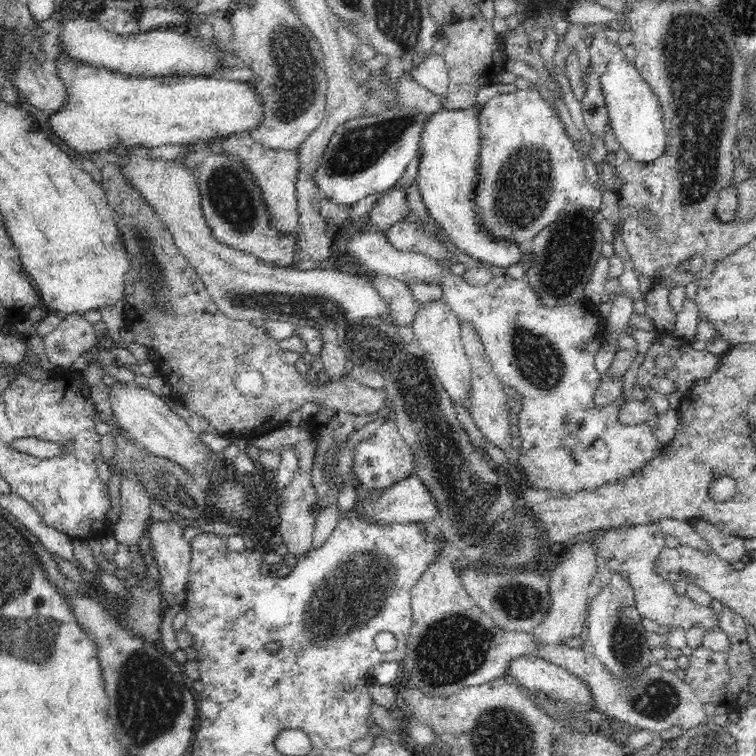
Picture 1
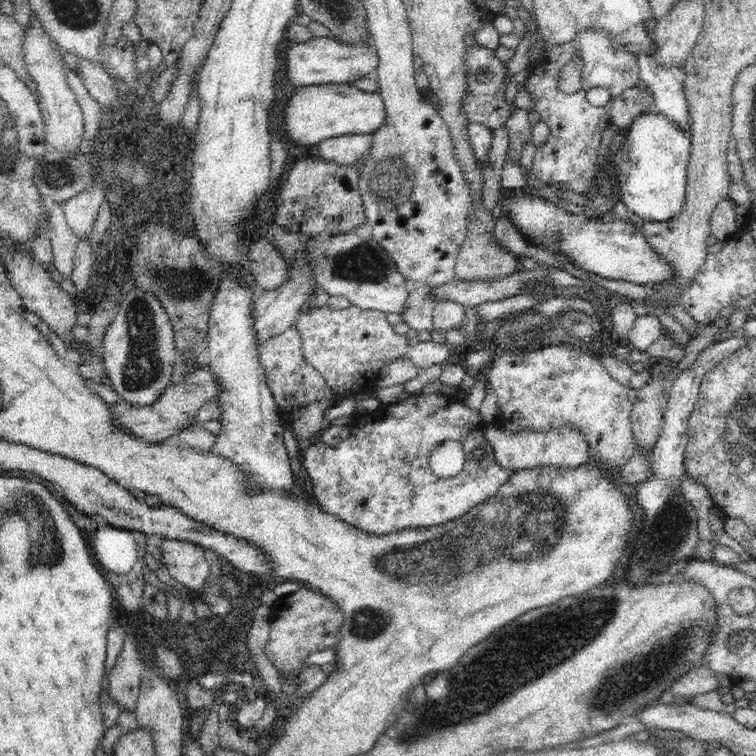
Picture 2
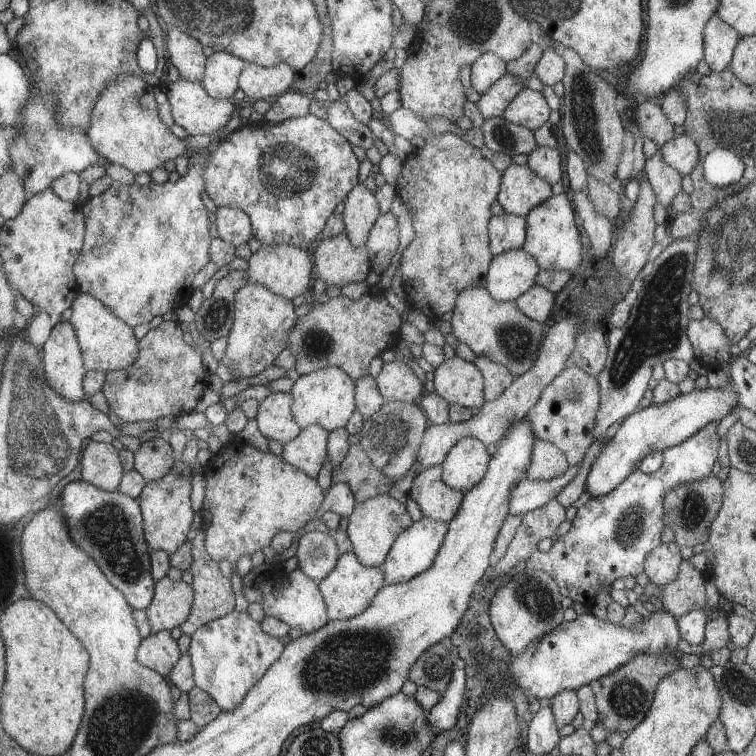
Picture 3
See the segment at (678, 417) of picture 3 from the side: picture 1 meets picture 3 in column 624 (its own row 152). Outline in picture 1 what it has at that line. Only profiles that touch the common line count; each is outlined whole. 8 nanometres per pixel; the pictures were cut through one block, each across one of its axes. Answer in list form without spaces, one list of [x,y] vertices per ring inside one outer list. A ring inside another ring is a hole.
[[[471,107],[461,110],[440,110],[428,117],[421,128],[420,163],[414,183],[432,219],[448,235],[449,241],[473,259],[490,266],[508,268],[522,254],[515,242],[502,240],[484,229],[475,206],[479,184],[480,113]]]

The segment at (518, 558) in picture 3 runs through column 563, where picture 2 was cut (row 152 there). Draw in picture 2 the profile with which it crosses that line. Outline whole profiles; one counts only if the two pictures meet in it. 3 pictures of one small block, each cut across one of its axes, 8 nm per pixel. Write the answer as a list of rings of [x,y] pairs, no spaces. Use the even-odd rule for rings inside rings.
[[[515,107],[509,120],[505,123],[508,131],[509,146],[506,152],[507,161],[518,164],[522,150],[531,147],[532,127],[535,116],[522,108]]]

